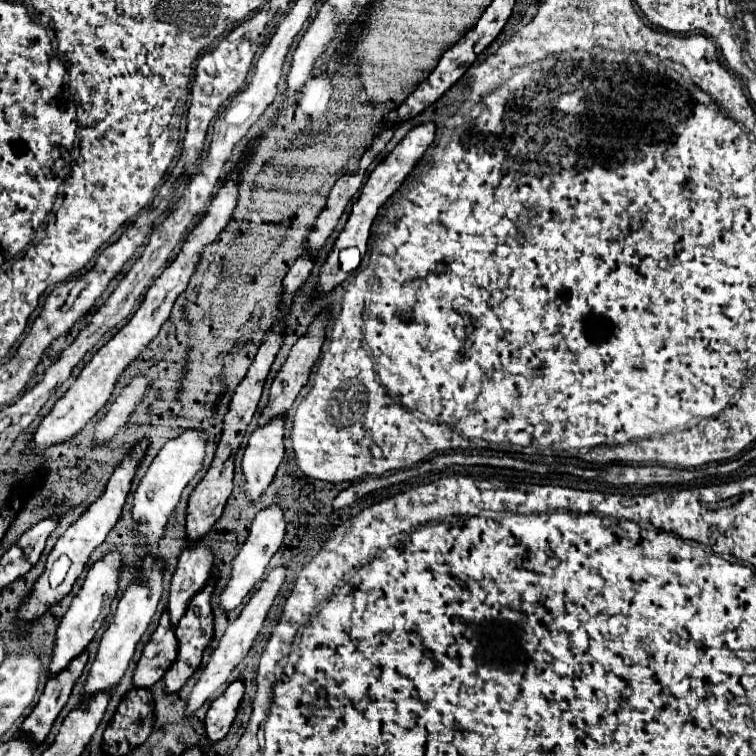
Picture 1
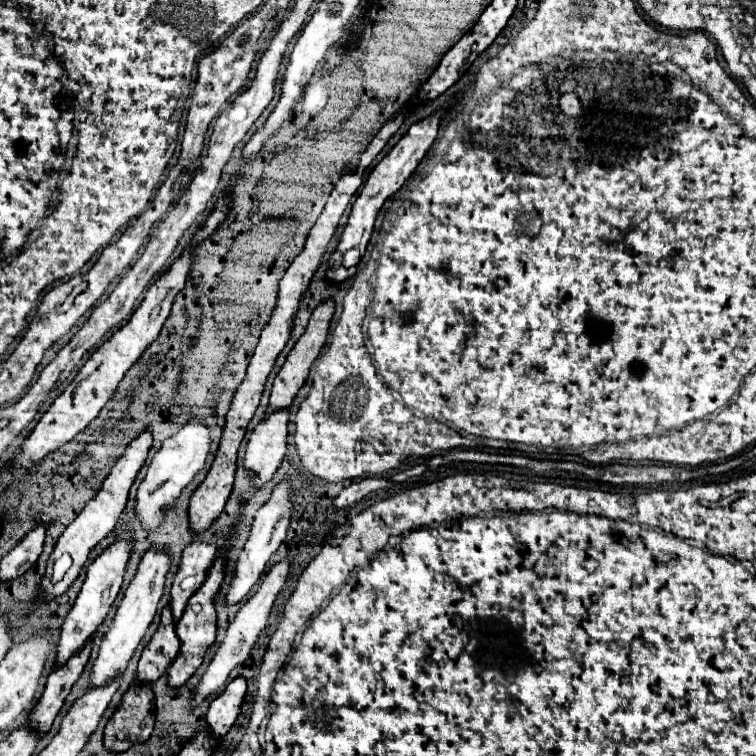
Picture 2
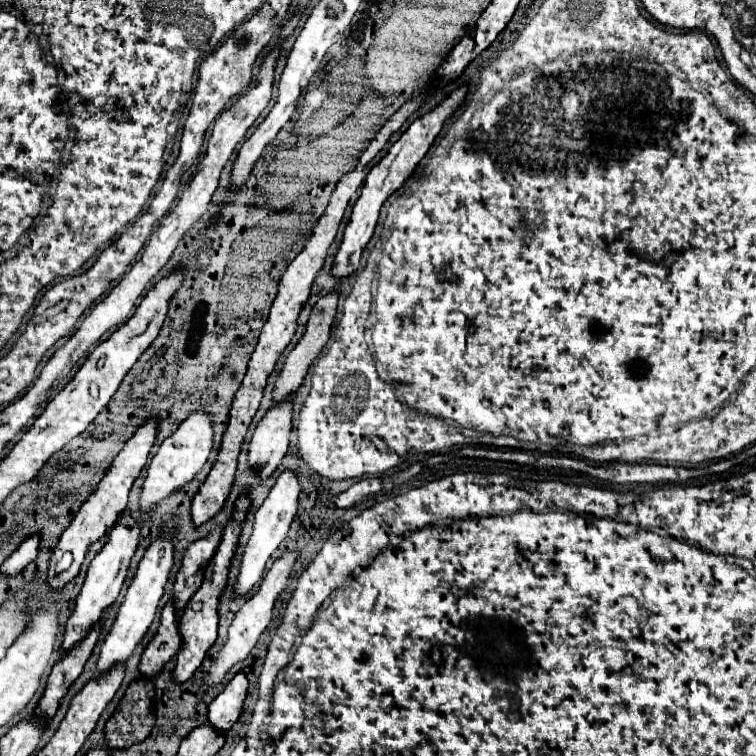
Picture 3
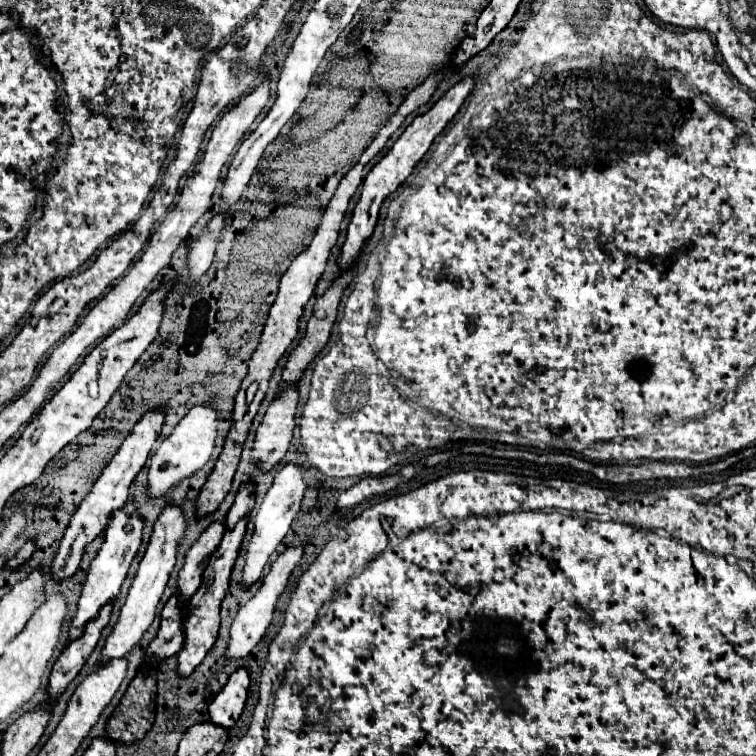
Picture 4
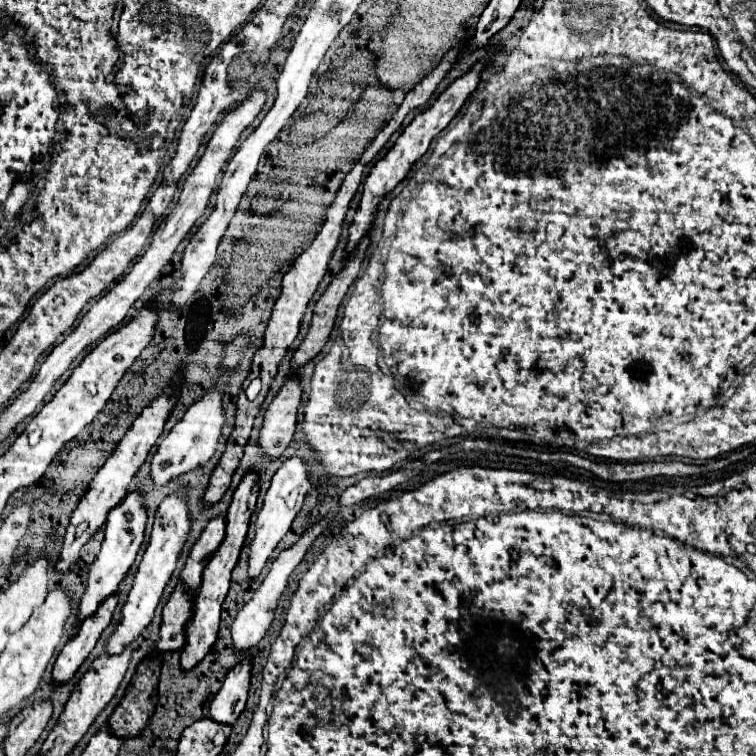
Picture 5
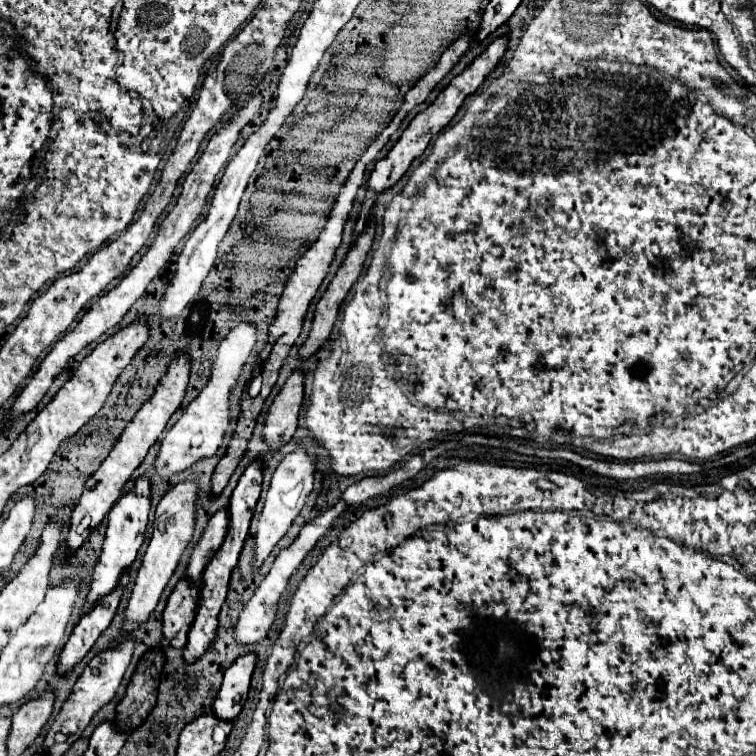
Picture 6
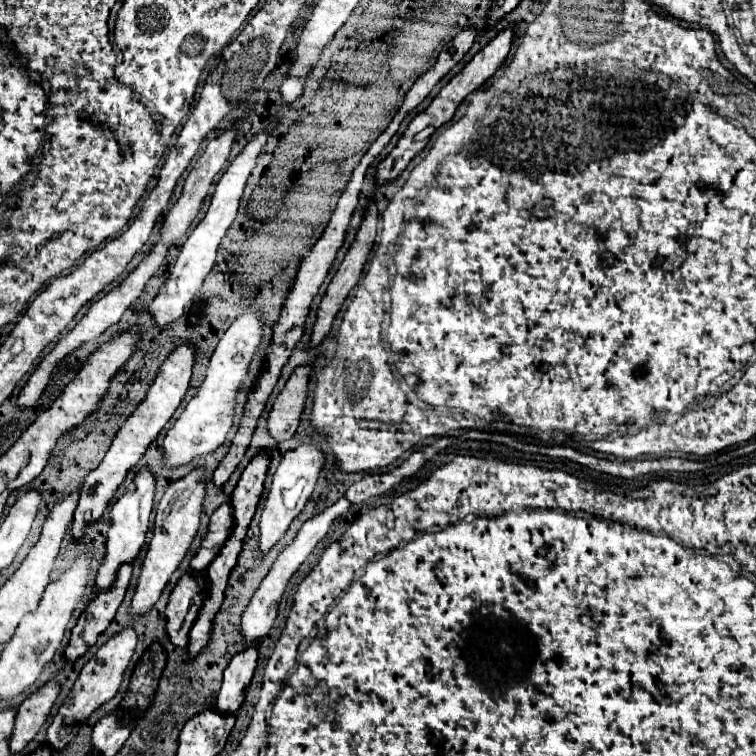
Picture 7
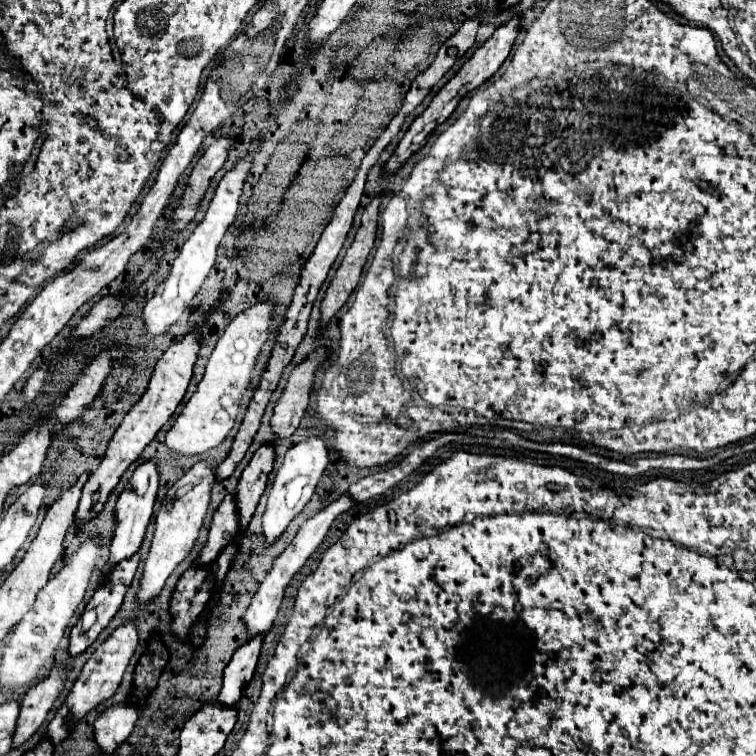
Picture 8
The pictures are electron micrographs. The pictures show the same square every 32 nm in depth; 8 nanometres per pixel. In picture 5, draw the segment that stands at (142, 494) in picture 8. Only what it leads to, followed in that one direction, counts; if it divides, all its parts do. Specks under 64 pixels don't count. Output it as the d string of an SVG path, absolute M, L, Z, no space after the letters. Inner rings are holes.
M128 494L116 508L110 510L108 522L106 522L106 538L102 542L102 550L100 550L98 558L90 566L88 586L86 586L86 592L84 592L82 602L80 602L80 614L78 614L80 620L92 616L92 612L96 612L96 608L110 594L118 592L120 582L124 580L128 568L132 566L132 562L142 546L144 528L146 528L146 506L144 506L144 500L140 498L140 494Z

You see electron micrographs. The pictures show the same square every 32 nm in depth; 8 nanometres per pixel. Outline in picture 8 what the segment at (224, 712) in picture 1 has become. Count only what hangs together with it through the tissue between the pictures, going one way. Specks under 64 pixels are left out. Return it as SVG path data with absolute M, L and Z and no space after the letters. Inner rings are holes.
M252 636L246 644L242 644L234 654L232 660L228 662L228 666L224 668L224 686L222 692L218 696L220 704L228 704L228 706L236 706L236 702L242 696L244 686L250 682L258 656L260 656L260 648L262 648L262 636Z

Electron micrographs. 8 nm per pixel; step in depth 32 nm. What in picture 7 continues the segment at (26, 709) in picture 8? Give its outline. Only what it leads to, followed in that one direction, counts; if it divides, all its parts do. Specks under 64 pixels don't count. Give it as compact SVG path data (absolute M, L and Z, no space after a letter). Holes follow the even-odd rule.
M50 680L18 706L16 724L10 738L10 752L20 752L38 734L40 726L46 722L52 710L52 704L58 698L58 692L60 684L56 680Z

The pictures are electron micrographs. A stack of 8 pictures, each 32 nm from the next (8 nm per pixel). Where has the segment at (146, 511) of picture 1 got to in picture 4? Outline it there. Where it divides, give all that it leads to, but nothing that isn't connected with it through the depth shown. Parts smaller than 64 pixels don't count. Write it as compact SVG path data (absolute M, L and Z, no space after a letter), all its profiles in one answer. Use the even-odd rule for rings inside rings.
M204 402L198 406L192 406L190 412L178 422L178 426L172 430L170 436L166 436L160 442L160 448L156 454L150 458L150 472L148 472L148 486L152 494L162 494L170 486L178 484L182 478L194 474L200 470L212 456L214 446L216 446L216 436L218 436L218 426L220 426L220 416L214 404Z

